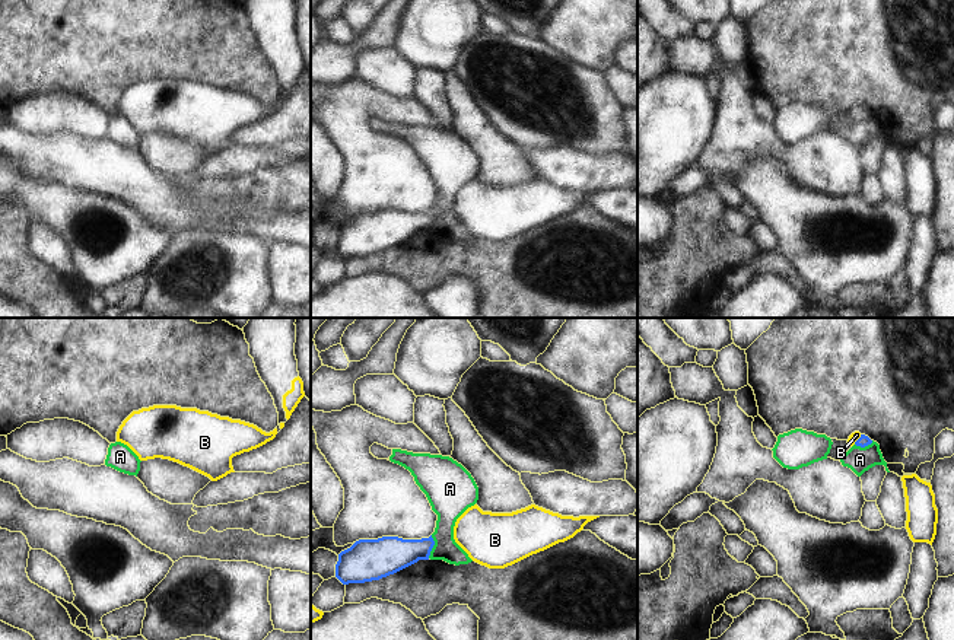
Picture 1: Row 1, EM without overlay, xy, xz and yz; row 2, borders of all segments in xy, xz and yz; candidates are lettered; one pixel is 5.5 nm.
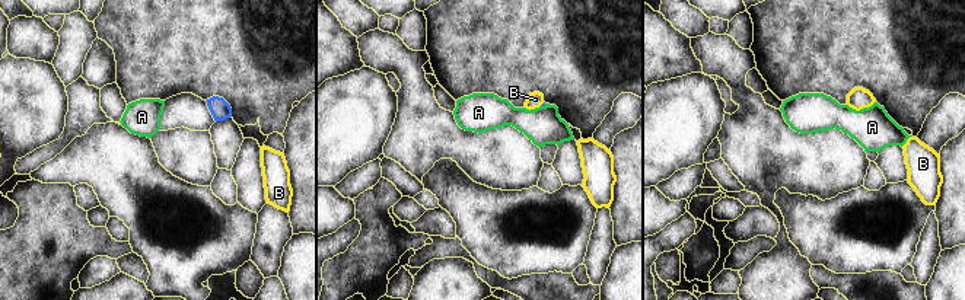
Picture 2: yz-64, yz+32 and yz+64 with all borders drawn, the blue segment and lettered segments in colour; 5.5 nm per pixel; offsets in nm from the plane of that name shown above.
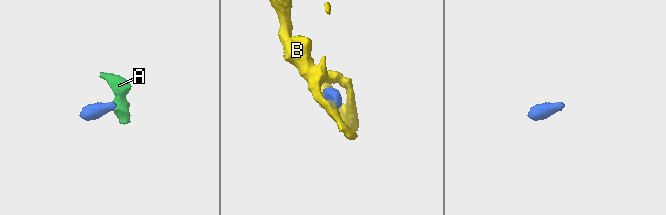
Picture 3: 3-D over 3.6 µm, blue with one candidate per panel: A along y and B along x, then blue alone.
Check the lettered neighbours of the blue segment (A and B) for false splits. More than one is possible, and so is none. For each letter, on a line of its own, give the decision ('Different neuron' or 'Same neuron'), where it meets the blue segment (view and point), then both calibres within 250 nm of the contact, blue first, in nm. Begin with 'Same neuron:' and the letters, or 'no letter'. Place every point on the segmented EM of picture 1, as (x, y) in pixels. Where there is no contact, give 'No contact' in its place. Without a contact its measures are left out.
Same neuron: B
A: Different neuron. Touches blue at xz (432, 547). Thickness 200 nm (blue) against 170 nm
B: Same neuron. Touches blue at yz (858, 439). Thickness 70 nm (blue) against 50 nm

